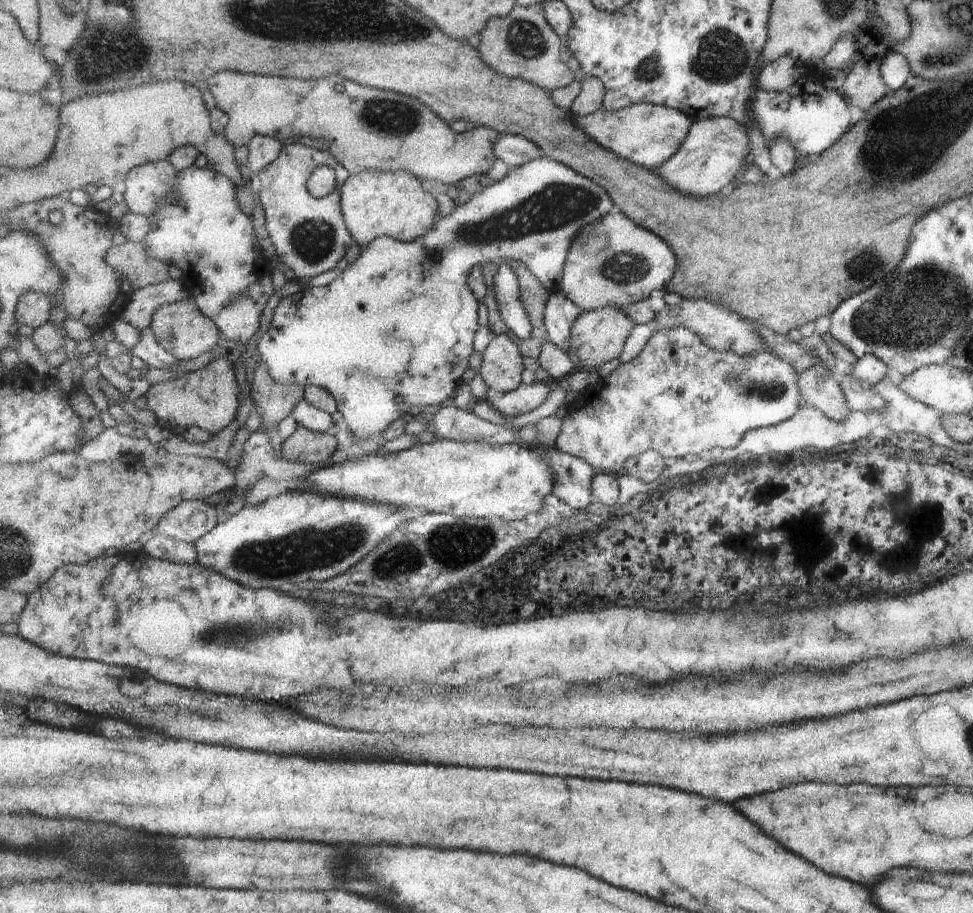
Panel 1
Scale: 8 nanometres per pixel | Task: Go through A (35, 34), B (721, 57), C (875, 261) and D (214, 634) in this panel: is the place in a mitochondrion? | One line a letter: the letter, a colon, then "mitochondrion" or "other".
A: other
B: mitochondrion
C: mitochondrion
D: mitochondrion

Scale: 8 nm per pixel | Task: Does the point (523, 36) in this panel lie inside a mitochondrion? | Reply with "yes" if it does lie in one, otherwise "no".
yes

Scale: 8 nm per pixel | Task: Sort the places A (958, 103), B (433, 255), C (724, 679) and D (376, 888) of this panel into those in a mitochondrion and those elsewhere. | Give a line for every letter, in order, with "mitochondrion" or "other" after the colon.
A: mitochondrion
B: mitochondrion
C: other
D: mitochondrion

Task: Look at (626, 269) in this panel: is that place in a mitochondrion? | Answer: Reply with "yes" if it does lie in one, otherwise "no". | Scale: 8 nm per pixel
yes

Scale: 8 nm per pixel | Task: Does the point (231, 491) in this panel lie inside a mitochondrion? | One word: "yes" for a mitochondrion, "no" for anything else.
no

